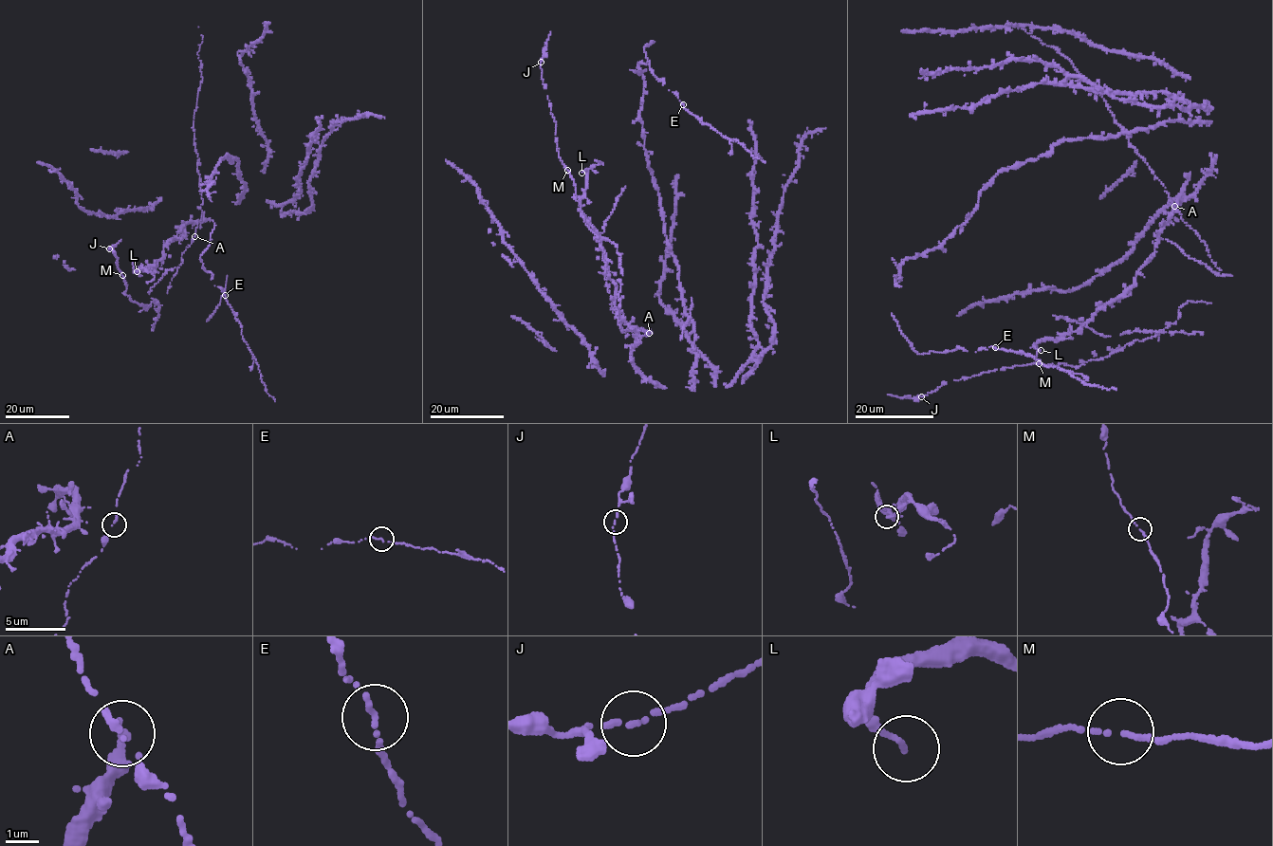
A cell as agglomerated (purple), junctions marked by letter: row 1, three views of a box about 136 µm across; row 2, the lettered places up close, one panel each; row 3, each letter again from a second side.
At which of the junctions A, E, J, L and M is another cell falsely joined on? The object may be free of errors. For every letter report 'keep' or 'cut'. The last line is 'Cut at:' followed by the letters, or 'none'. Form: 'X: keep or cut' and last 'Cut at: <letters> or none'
A: keep
E: keep
J: keep
L: keep
M: keep
Cut at: none

